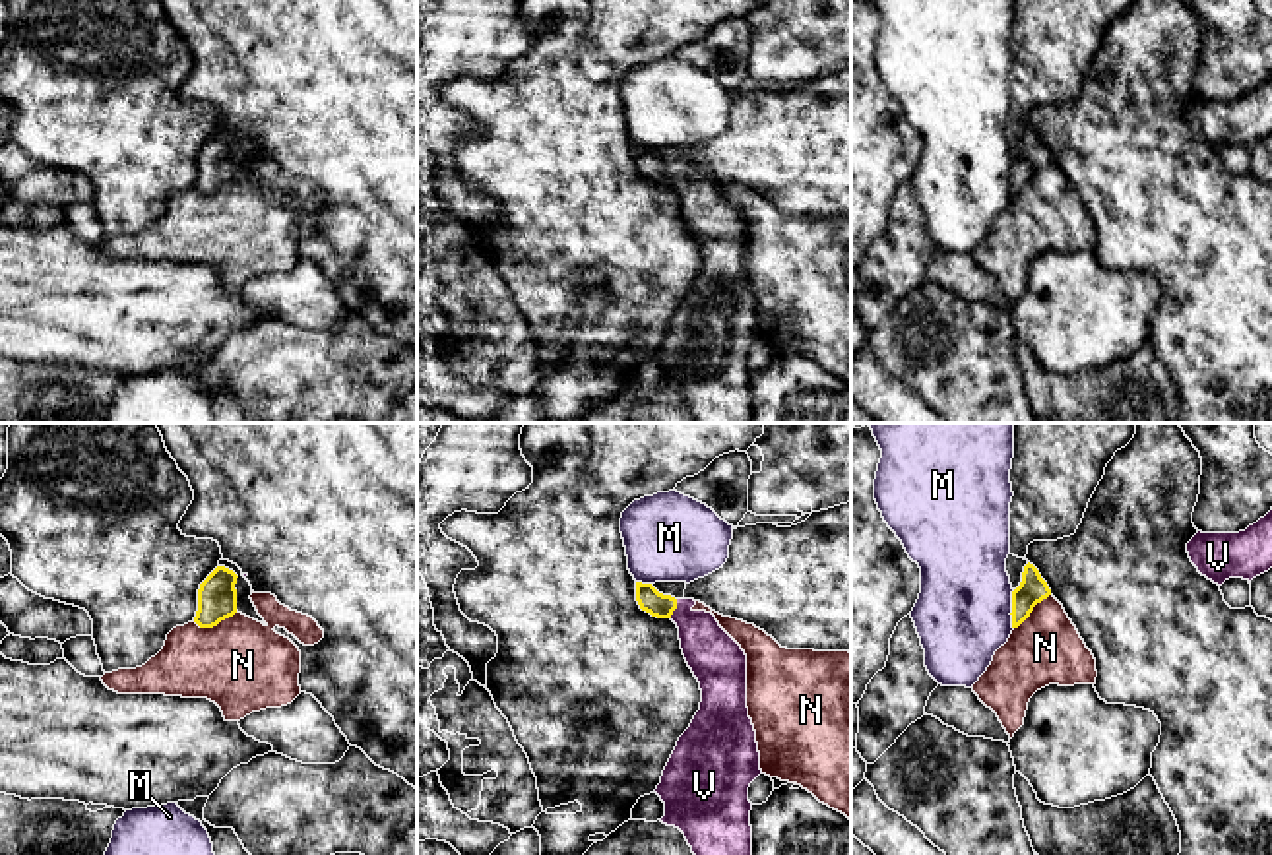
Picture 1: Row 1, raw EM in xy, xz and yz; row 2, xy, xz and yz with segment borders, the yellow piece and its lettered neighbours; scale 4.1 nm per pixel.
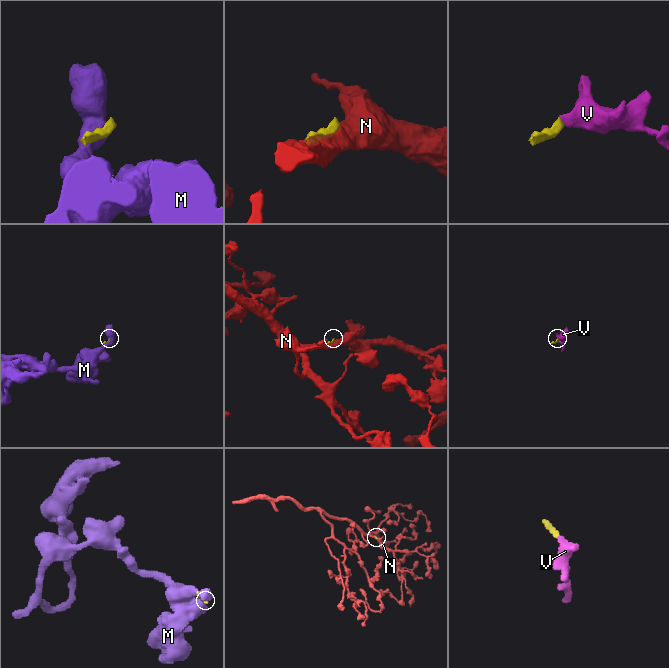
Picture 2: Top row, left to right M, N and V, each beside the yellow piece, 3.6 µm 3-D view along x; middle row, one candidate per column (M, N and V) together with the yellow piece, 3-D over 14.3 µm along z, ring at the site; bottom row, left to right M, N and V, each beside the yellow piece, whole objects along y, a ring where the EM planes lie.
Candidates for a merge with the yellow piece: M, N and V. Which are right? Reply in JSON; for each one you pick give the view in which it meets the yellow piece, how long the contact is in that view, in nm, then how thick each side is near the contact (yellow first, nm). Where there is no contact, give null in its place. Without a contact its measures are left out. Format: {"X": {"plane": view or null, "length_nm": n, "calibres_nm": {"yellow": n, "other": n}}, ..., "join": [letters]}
{"V": {"plane": "xz", "length_nm": 90, "calibres_nm": {"yellow": 100, "other": 220}}, "join": ["V"]}

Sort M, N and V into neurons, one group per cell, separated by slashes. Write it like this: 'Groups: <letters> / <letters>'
Groups: M / N / V

